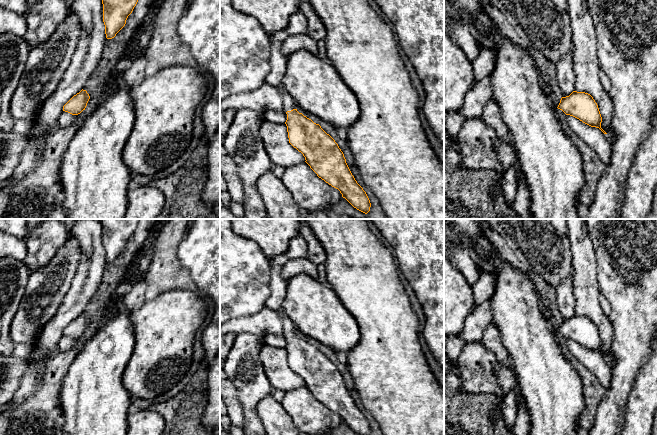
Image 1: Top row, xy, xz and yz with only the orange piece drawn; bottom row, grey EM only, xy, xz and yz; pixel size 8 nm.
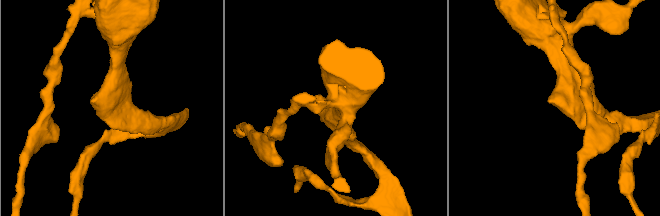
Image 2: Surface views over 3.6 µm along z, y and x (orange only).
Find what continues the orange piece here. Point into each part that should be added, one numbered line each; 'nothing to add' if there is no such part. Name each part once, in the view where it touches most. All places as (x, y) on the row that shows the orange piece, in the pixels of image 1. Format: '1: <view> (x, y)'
1: xz (289, 104)

